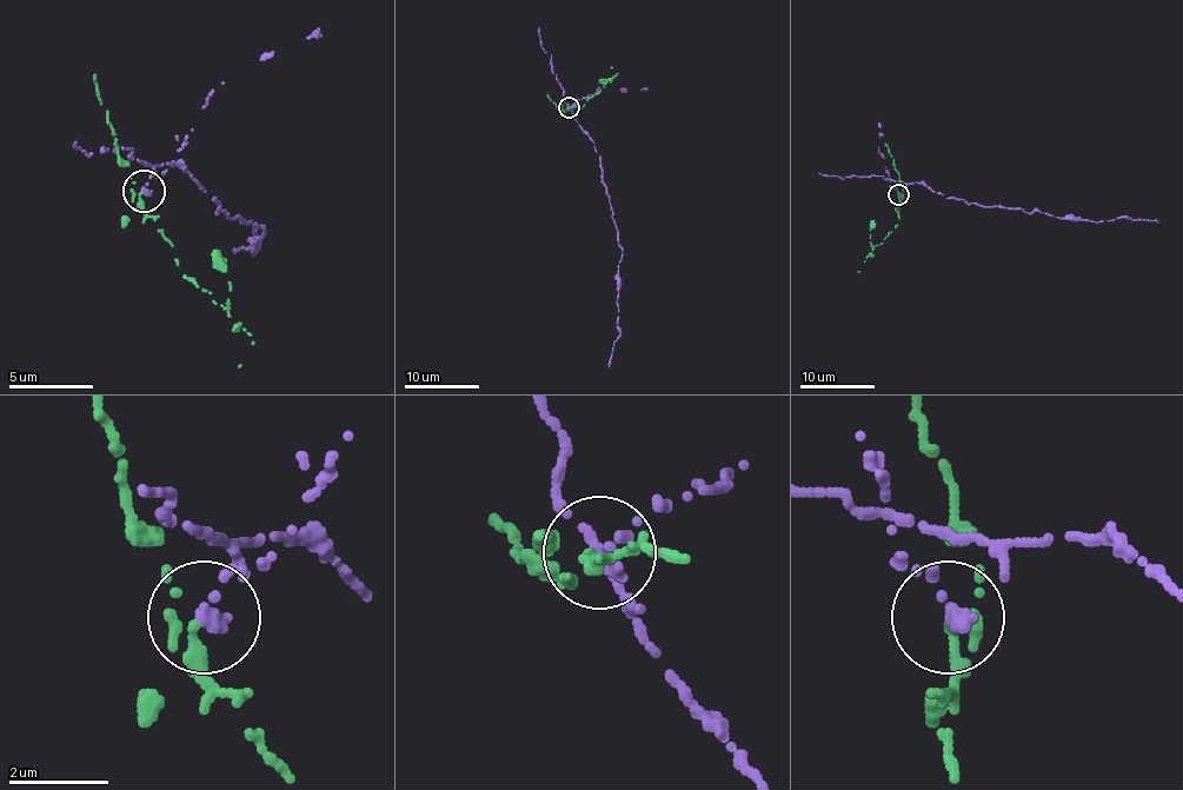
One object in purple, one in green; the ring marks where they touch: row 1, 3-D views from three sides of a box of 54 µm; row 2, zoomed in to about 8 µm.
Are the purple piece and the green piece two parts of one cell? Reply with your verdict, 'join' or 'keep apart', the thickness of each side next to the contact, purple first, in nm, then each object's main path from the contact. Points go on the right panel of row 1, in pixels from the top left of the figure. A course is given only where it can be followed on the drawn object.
keep apart | 280/280 nm | purple via (898, 196), (899, 184), (922, 181), (946, 199), (1032, 213), (1038, 210), (1097, 223), (1128, 218), (1157, 221) | green via (898, 196), (898, 225), (876, 245), (858, 272)

